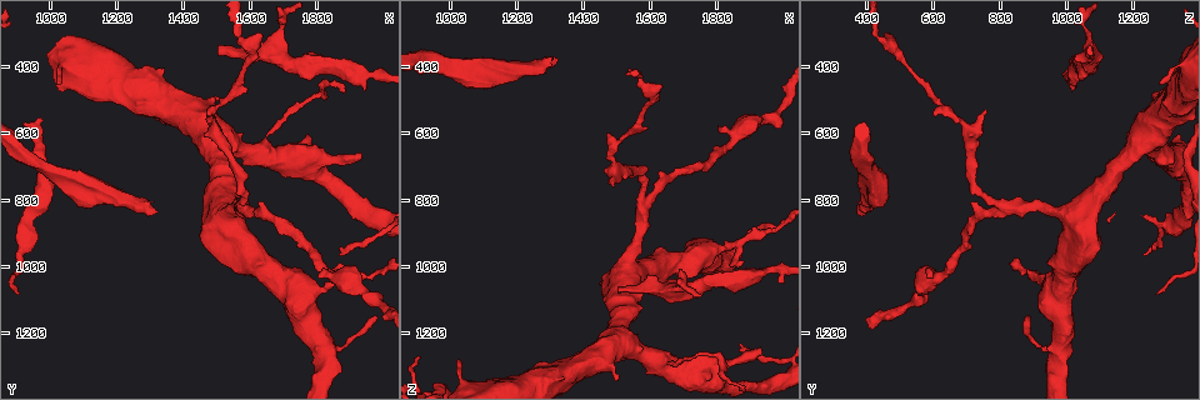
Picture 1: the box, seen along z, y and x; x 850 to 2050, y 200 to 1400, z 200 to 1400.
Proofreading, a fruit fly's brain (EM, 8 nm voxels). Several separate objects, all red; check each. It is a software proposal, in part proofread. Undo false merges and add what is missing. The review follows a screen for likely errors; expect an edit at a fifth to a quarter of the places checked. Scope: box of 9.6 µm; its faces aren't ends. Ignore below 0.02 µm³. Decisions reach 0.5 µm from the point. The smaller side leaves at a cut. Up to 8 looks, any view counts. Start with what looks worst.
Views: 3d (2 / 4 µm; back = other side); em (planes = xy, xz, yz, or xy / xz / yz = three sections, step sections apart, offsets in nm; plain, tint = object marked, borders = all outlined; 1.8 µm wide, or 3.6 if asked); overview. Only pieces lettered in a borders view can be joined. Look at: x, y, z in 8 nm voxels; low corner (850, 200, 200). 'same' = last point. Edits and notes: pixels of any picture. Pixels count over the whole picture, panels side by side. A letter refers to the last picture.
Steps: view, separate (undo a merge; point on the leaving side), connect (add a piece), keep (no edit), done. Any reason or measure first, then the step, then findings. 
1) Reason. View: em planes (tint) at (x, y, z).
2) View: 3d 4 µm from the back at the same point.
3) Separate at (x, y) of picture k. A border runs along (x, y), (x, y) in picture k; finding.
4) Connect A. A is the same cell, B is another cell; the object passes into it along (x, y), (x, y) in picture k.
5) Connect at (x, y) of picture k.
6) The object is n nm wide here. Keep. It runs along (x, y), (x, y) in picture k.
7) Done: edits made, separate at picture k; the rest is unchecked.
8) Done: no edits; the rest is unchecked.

Branch stops here. View: 3d 4 µm at (1320, 840, 370).

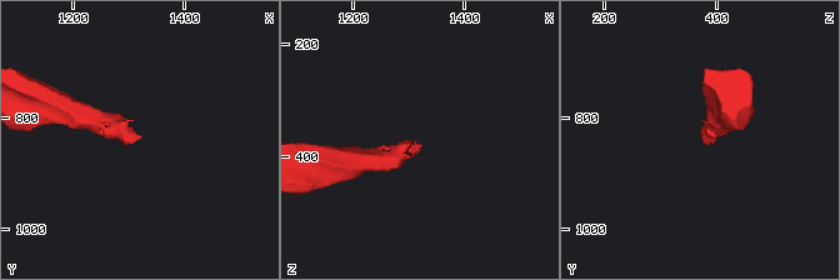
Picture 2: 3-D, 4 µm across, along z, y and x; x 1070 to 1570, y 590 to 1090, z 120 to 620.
View: em planes (tint) at (1315, 840, 375).

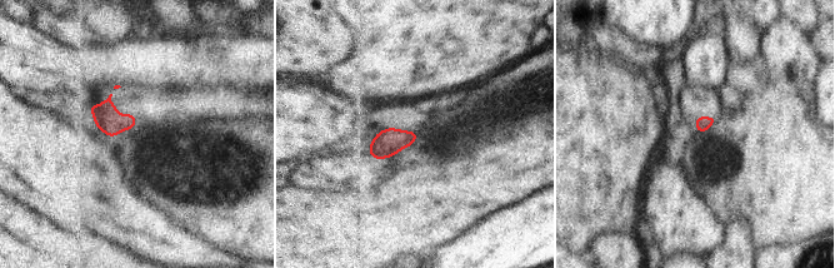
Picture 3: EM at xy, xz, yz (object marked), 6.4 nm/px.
View: em planes (borders) at the same point.

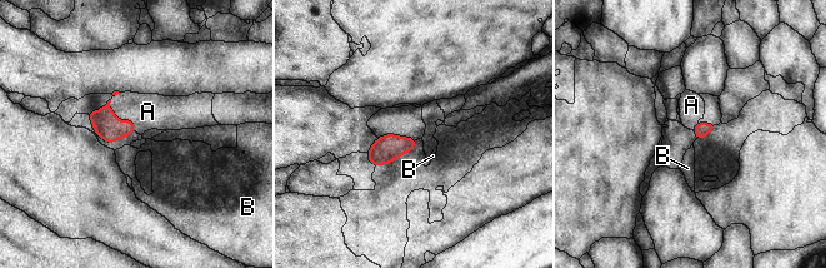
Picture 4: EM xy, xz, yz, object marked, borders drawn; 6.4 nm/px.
Connect A. A is the same cell, B is another cell; the neuron continues.

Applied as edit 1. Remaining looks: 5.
View: overview.

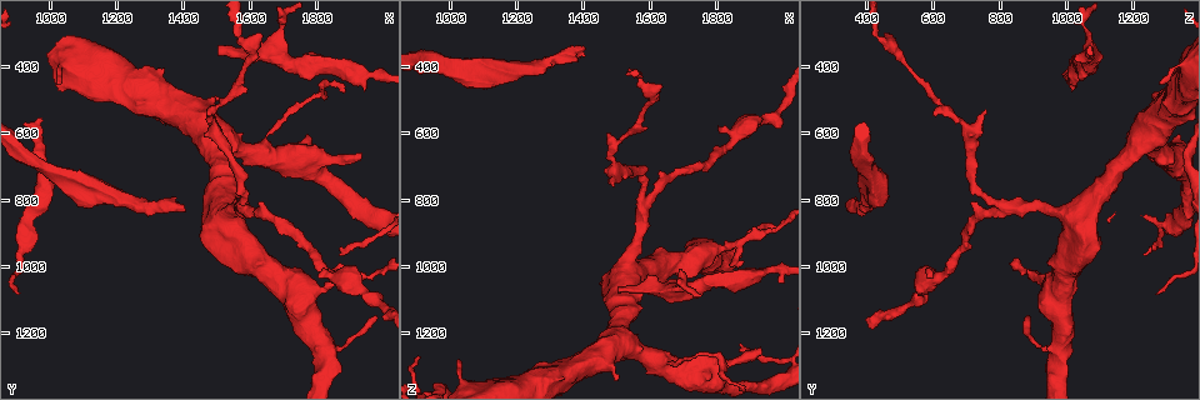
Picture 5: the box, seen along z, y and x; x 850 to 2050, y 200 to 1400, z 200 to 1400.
Branch point. View: 3d 4 µm at (1840, 1240, 980).

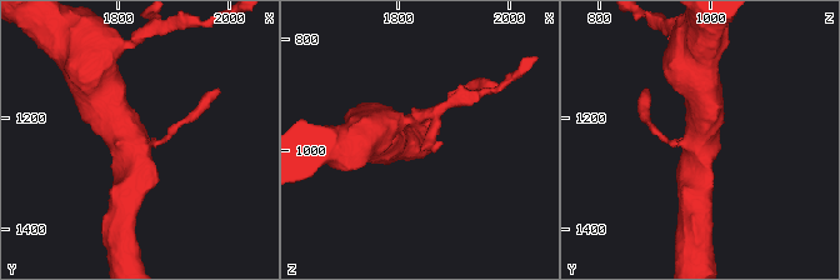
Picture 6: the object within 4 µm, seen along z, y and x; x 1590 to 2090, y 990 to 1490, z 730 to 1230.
View: em planes (borders) at (1835, 1250, 975).

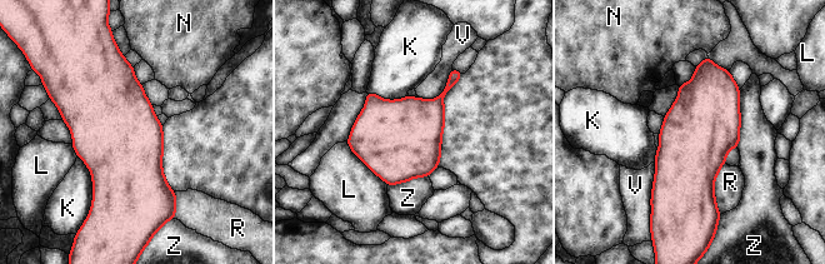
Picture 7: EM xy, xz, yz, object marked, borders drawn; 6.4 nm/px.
The object is 480 nm wide here. Keep. K, L, N, R, V and Z are other cells; all the same neuron.

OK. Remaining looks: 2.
Done: edits made, connect at picture 4; the rest is unchecked.

